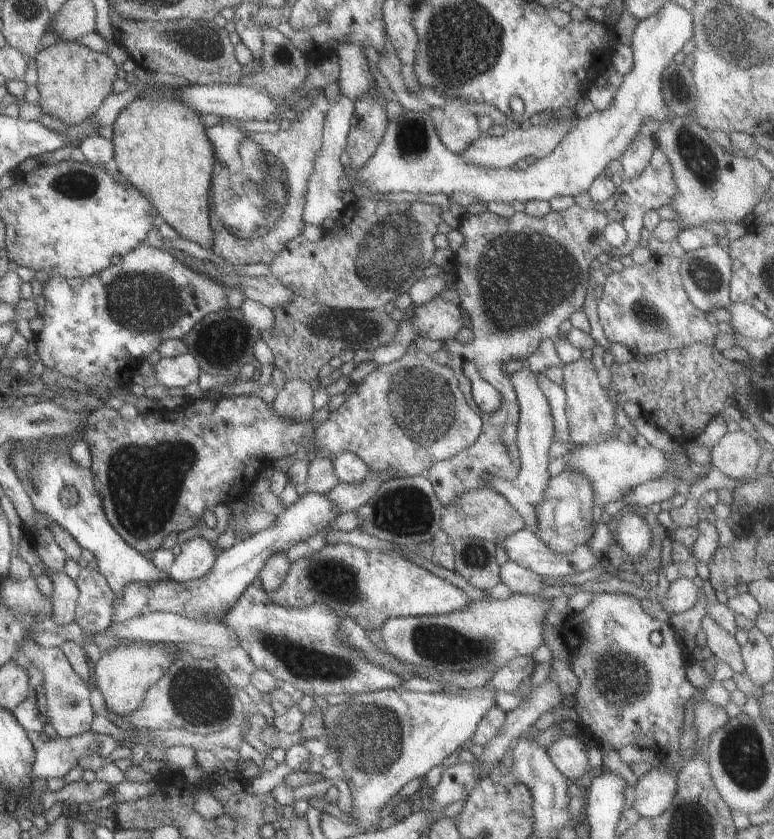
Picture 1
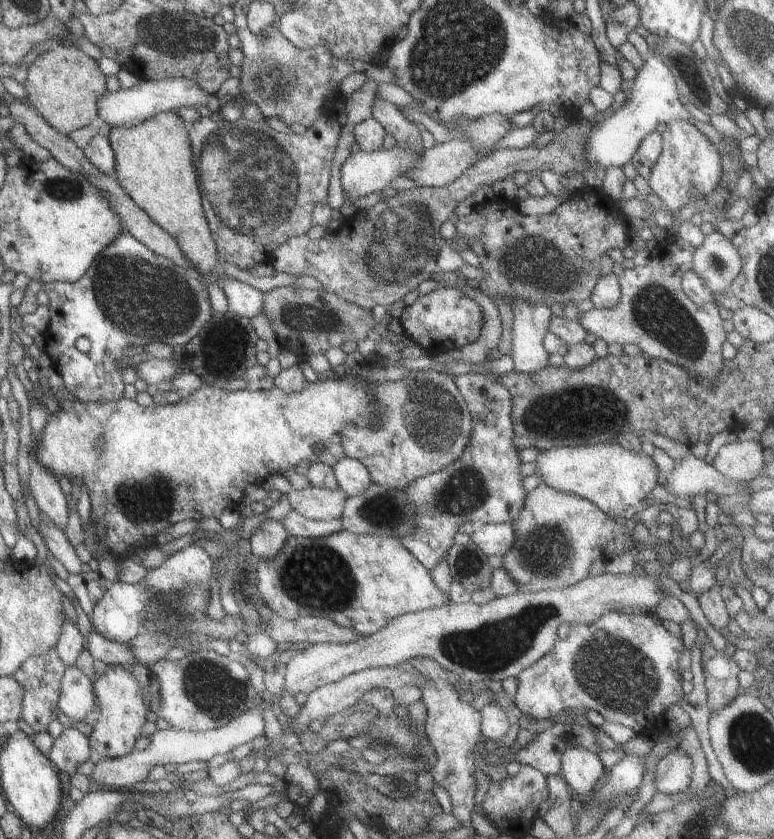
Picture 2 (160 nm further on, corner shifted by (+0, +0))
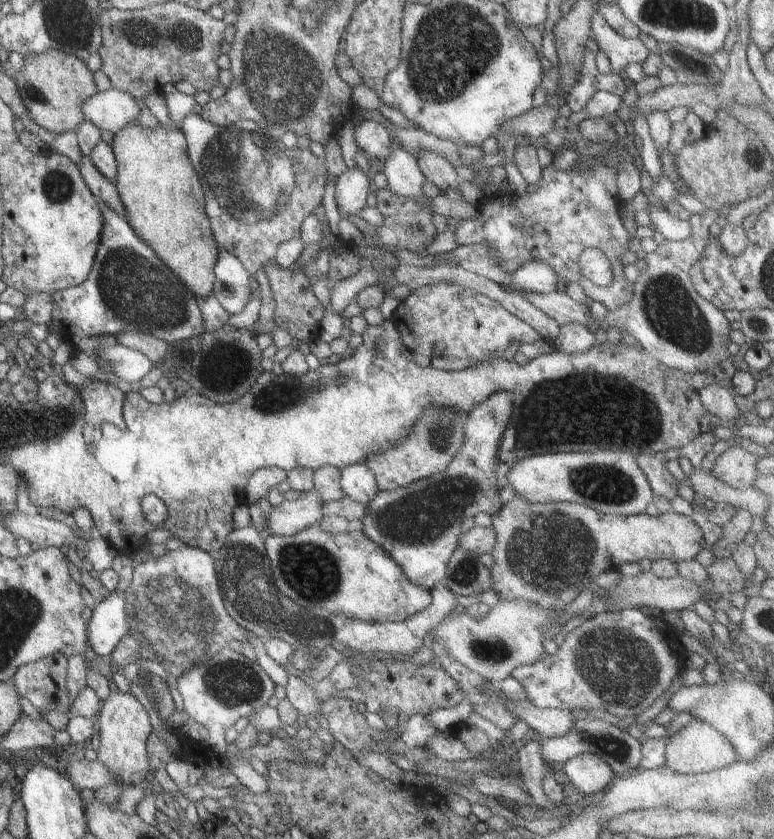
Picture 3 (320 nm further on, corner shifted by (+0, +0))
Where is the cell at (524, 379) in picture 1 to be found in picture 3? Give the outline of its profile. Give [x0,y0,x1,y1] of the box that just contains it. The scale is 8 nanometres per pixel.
[497,259,558,296]

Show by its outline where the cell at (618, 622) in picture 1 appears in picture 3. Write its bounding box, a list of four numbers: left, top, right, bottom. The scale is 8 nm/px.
[510,607,687,718]

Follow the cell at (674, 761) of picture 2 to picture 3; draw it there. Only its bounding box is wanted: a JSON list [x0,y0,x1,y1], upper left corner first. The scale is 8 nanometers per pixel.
[663,718,736,775]

